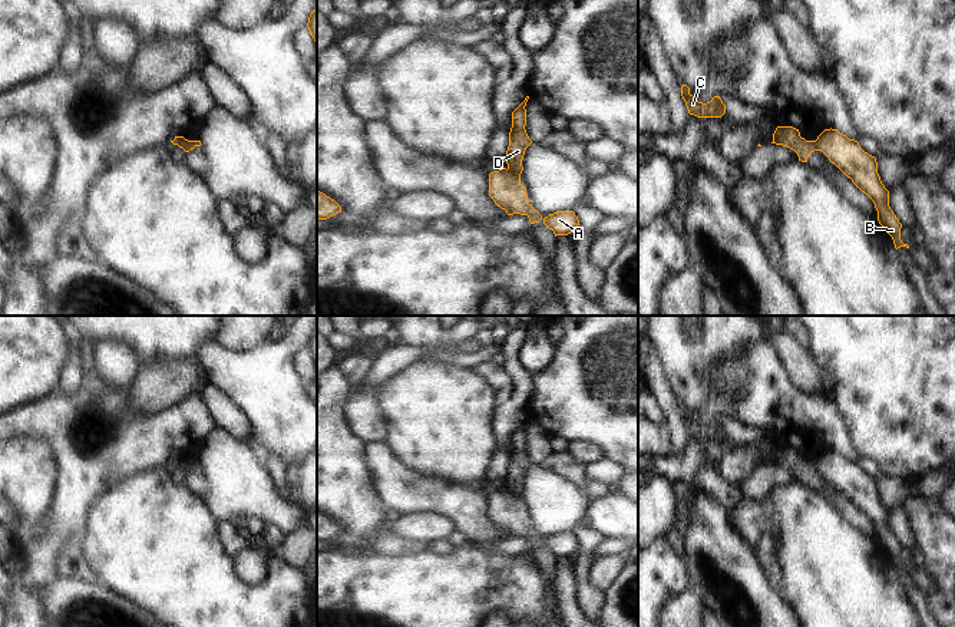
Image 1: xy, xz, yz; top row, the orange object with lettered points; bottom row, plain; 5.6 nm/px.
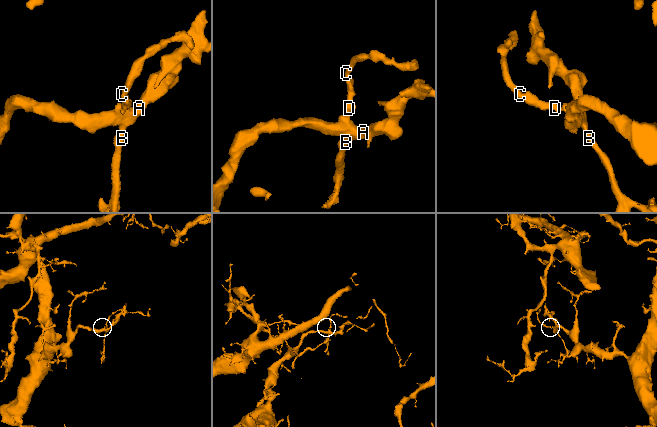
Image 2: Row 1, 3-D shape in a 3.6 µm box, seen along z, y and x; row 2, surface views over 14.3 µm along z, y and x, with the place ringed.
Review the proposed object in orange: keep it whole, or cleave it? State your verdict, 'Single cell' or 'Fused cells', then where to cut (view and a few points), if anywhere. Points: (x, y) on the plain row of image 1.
Fused cells. Split along xz (506, 491), (519, 498).

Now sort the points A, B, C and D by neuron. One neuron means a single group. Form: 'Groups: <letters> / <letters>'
Groups: A B / C D.

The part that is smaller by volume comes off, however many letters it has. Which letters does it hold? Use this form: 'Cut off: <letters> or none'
Cut off: C, D

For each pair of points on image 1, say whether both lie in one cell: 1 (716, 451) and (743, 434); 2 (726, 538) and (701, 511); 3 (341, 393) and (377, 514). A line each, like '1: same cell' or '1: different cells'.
1: same cell
2: same cell
3: same cell

